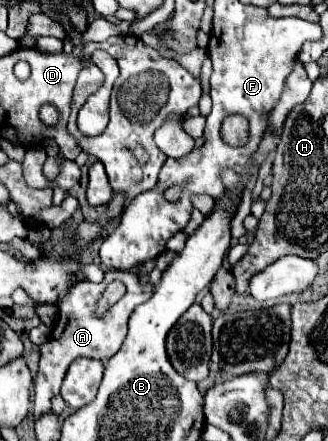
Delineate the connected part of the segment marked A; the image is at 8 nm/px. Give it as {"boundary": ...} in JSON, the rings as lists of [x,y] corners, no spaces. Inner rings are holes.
{"boundary":[[[106,272],[104,282],[94,284],[94,282],[80,282],[76,284],[70,294],[66,296],[66,300],[62,300],[62,304],[58,306],[58,320],[54,324],[52,336],[46,344],[40,346],[40,364],[38,364],[38,376],[36,376],[36,396],[34,396],[34,420],[38,416],[42,416],[44,412],[50,410],[50,400],[52,396],[60,394],[60,386],[64,380],[64,374],[68,370],[68,366],[76,360],[76,358],[96,358],[96,360],[108,360],[112,358],[122,342],[124,342],[124,332],[126,332],[126,322],[128,316],[132,314],[132,310],[146,302],[154,292],[154,284],[140,280],[134,272]],[[112,280],[120,280],[126,284],[126,294],[112,304],[104,314],[96,314],[96,304],[98,298],[102,296],[102,292],[106,290],[106,286]]]}

